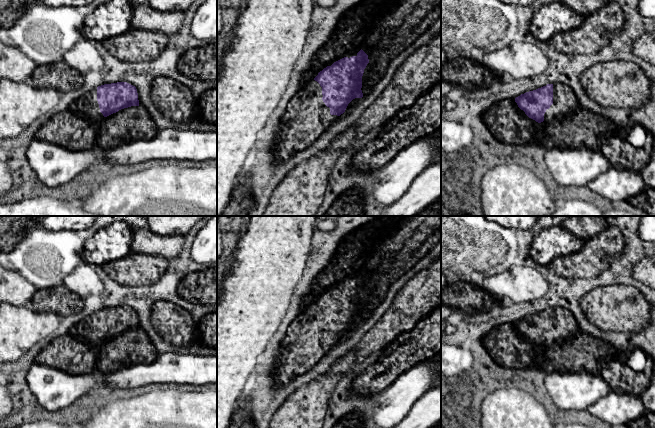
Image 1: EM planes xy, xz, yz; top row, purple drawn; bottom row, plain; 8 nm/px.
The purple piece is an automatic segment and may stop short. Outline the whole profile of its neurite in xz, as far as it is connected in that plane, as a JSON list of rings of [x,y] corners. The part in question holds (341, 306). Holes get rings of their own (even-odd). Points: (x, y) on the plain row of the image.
[[[361,273],[356,280],[344,281],[327,290],[300,312],[290,324],[276,355],[274,380],[277,385],[286,385],[294,377],[306,373],[345,336],[353,323],[363,321],[362,300],[368,287],[368,279]]]

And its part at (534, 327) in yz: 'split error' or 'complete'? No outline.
split error

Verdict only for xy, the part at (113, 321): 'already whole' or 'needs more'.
needs more

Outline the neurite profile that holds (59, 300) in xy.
[[[62,284],[37,289],[31,304],[32,309],[36,312],[51,312],[58,316],[64,316],[80,311],[84,305],[84,298],[70,291]]]

